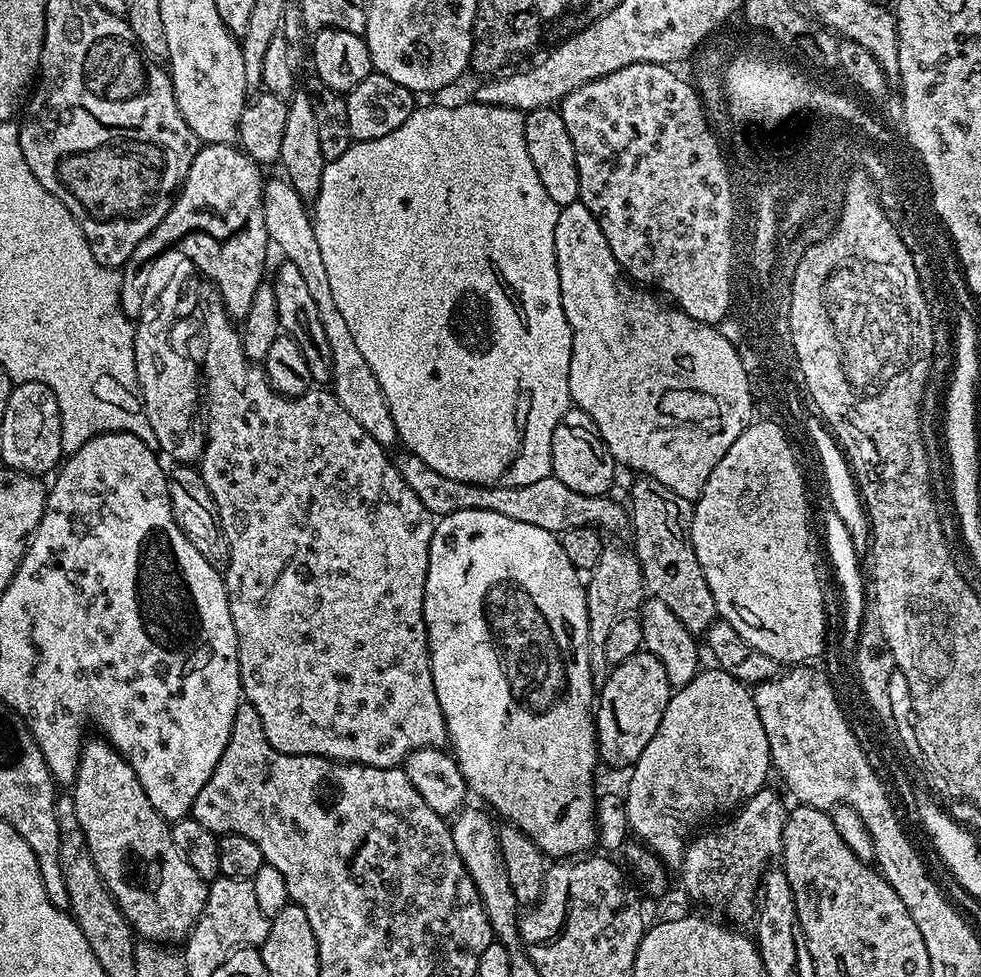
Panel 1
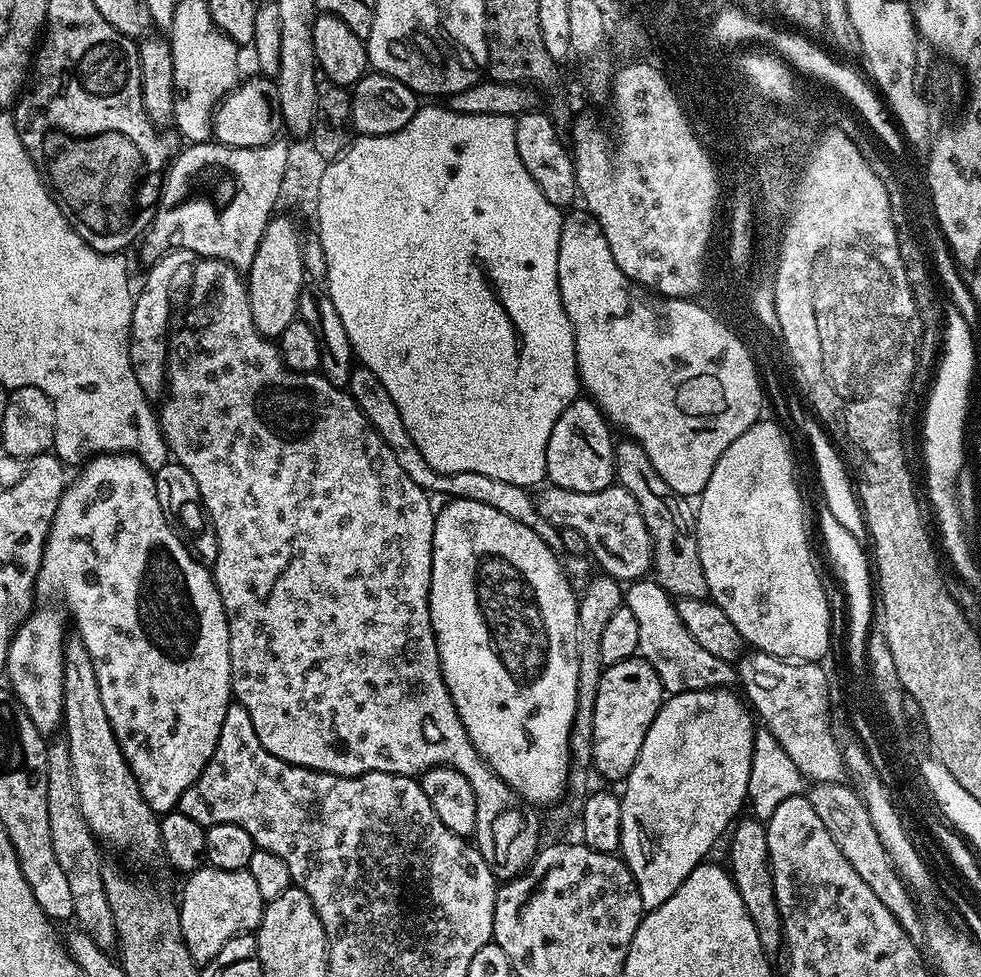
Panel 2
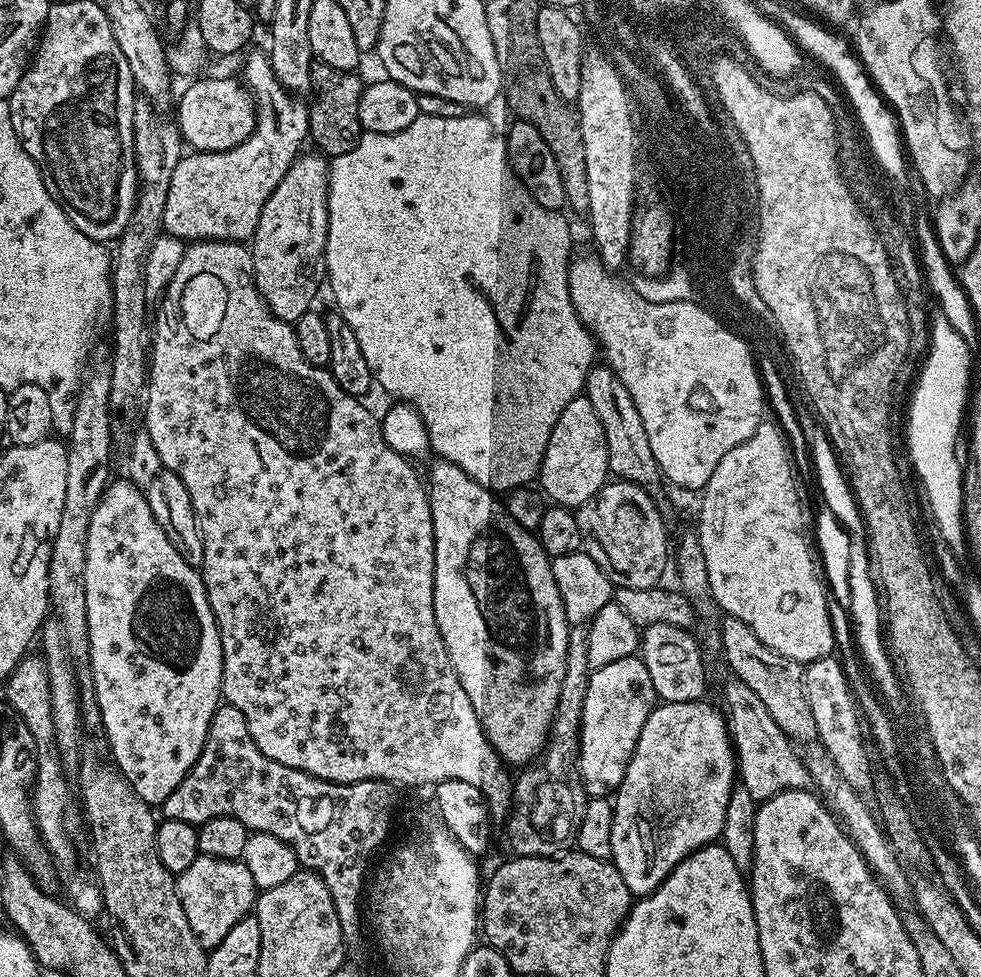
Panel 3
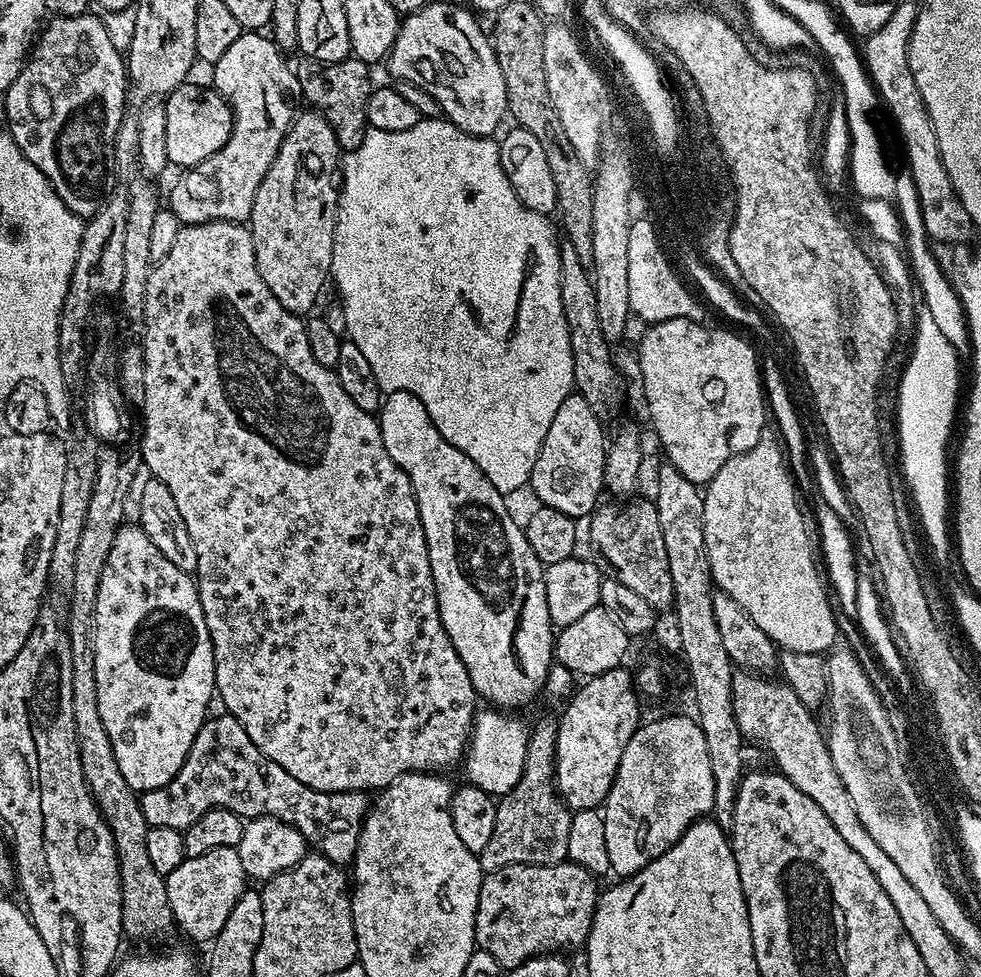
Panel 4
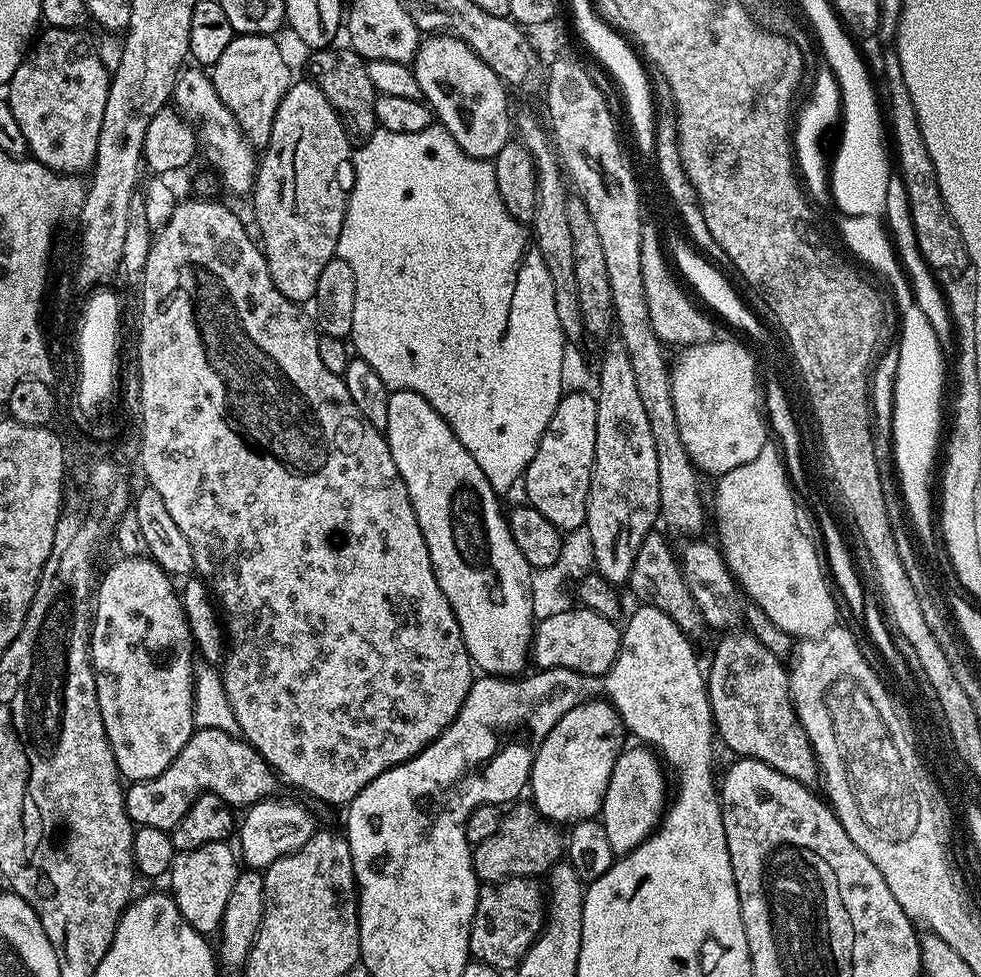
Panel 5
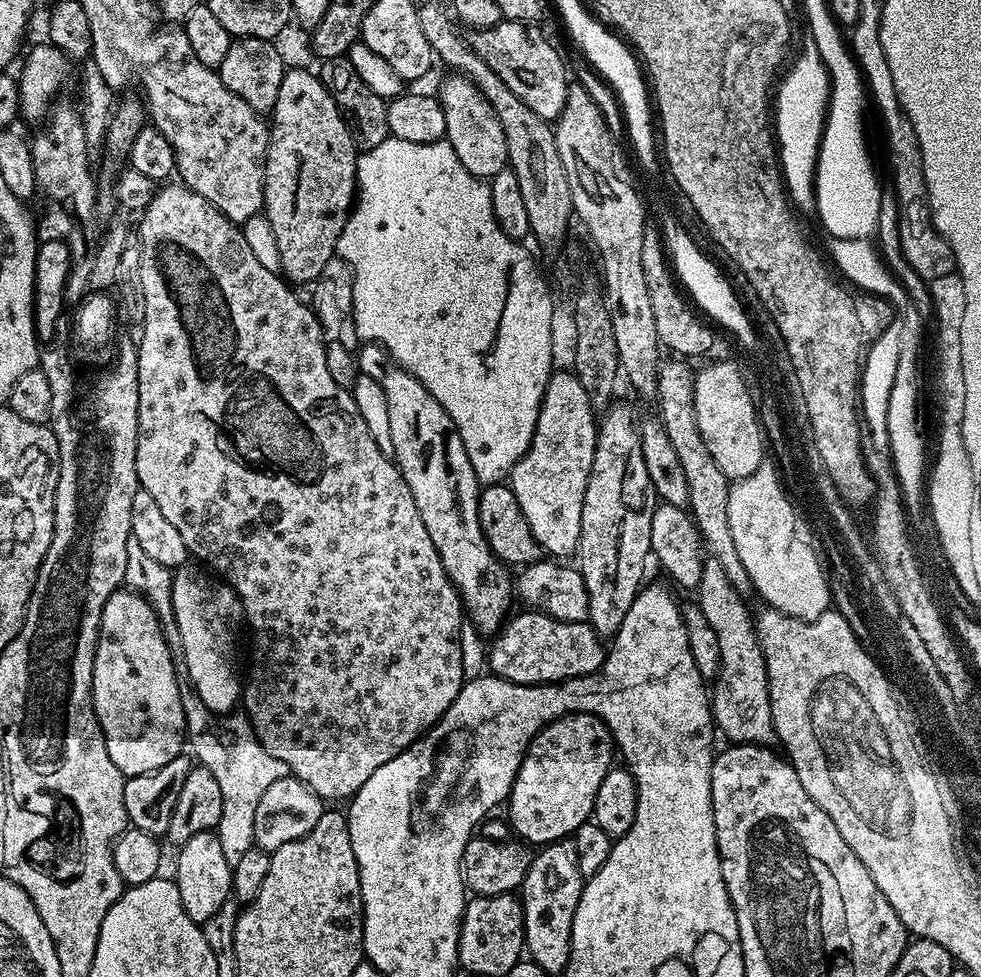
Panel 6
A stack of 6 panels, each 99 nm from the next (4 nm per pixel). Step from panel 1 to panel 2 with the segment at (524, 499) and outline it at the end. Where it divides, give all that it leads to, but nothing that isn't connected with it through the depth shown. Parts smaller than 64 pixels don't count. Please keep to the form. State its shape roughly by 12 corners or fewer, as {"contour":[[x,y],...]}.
{"contour":[[541,487],[536,512],[578,530],[599,571],[621,582],[652,568],[634,494]]}

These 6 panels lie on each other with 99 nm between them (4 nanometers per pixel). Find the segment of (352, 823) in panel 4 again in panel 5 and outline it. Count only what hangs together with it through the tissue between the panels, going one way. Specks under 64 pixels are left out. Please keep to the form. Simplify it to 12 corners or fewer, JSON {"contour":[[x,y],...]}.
{"contour":[[196,728],[162,774],[127,785],[133,825],[171,833],[206,793],[277,795],[251,744]]}

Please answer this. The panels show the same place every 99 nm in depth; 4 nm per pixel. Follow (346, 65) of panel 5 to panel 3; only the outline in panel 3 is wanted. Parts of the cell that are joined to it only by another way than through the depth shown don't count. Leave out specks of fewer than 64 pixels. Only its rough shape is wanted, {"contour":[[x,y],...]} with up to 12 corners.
{"contour":[[313,63],[308,134],[325,157],[362,135],[356,72]]}

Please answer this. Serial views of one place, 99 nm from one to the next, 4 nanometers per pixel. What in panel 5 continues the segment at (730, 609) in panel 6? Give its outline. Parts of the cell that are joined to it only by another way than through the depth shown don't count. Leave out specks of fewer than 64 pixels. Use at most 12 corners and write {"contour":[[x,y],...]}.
{"contour":[[747,630],[706,668],[715,735],[809,786],[788,668]]}

